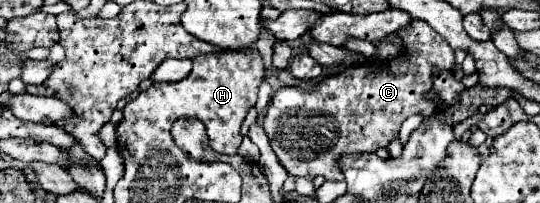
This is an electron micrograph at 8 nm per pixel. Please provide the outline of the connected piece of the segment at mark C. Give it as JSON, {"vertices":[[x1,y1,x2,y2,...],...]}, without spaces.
{"vertices":[[412,19,406,29,398,31,398,37,406,41,404,53,392,59,386,67,382,63,376,67,362,67,362,73,354,73,354,77,346,77,346,71,328,79,322,79,314,91,304,91,300,87,282,87,274,93,268,111,264,115,264,131,270,139,270,147,276,153,280,165,294,177,316,179,322,175,324,179,342,179,338,159,350,153,376,153,380,147,388,147,390,141,398,137,400,125,410,115,422,115,424,119,434,113,434,105,424,99,424,93,432,89,432,67,452,69,454,67,454,49,442,39,426,21]]}

